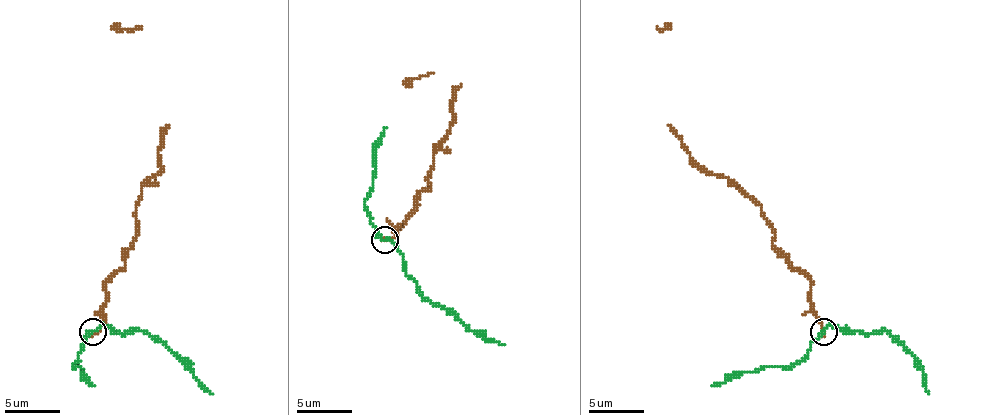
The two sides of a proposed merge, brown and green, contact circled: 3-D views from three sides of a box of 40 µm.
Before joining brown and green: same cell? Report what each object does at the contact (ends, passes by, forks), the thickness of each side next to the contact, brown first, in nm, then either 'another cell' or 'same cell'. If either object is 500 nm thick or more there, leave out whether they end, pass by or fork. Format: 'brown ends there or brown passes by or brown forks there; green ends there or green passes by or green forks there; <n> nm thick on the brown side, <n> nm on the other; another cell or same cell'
brown ends there; green passes by; 200 nm thick on the brown side, 200 nm on the other; another cell

